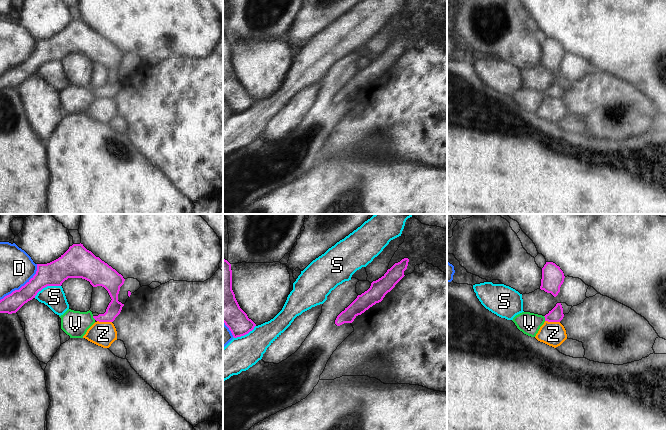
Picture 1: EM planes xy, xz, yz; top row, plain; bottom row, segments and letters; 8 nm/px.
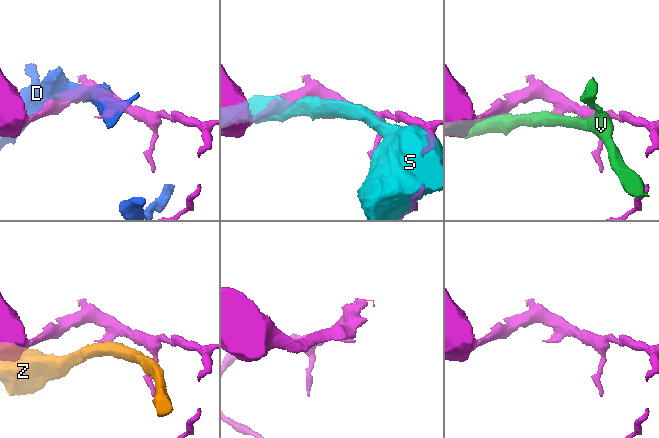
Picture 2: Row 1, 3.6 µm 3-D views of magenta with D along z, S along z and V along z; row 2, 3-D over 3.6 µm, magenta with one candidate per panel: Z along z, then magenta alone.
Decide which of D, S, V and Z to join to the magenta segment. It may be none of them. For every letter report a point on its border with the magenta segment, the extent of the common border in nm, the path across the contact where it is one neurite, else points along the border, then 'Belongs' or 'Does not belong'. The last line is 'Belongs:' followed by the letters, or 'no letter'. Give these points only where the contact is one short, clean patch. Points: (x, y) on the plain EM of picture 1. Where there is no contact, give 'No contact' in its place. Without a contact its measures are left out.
D: Touches magenta at xy (22, 62). Shared border 420 nm. Does not belong
S: Touches magenta at xy (46, 62). Shared border 240 nm. Does not belong
V: Touches magenta at yz (545, 94). Shared border 40 nm. Boundary: yz (543, 92), (545, 96). Does not belong
Z: Touches magenta at xy (104, 97). Shared border 120 nm. Boundary: xy (97, 96), (111, 98). Does not belong
Belongs: no letter.

